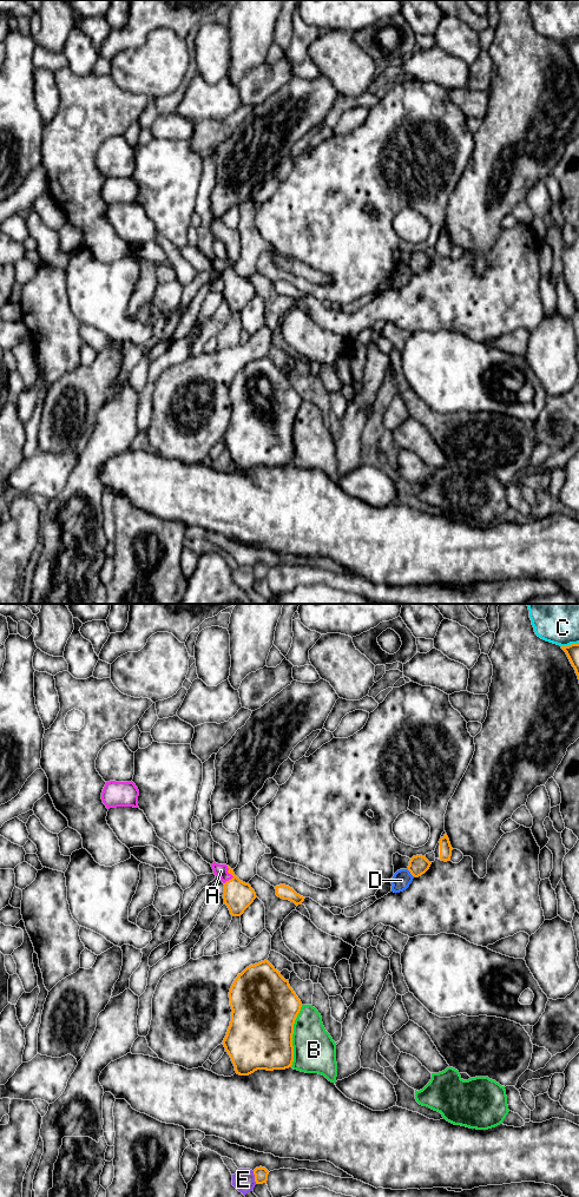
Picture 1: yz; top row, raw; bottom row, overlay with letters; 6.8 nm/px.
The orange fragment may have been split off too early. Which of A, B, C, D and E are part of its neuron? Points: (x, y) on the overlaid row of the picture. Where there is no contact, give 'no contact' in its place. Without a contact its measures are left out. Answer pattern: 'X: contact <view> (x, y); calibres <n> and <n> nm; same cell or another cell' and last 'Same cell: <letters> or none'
A: contact yz (231, 874); calibres 200 and 90 nm; same cell
B: contact yz (291, 1036); calibres 440 and 280 nm; another cell
C: contact yz (571, 644); calibres 90 and 340 nm; another cell
D: contact yz (410, 873); calibres 140 and 130 nm; another cell
E: contact yz (255, 1177); calibres 100 and 150 nm; another cell
Same cell: A

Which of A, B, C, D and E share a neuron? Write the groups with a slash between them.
A / B / C / D / E

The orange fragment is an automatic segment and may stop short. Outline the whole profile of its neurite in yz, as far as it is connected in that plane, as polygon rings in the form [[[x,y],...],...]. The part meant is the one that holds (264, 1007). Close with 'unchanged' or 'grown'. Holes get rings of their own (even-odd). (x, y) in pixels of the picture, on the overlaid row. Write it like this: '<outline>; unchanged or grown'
[[[268,960],[246,967],[235,979],[230,992],[231,1021],[223,1040],[239,1076],[249,1076],[257,1070],[285,1070],[294,1061],[294,1024],[302,1002],[281,972]]]; unchanged

